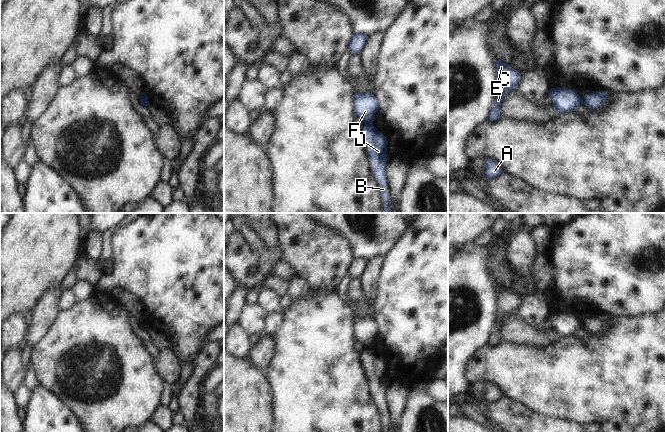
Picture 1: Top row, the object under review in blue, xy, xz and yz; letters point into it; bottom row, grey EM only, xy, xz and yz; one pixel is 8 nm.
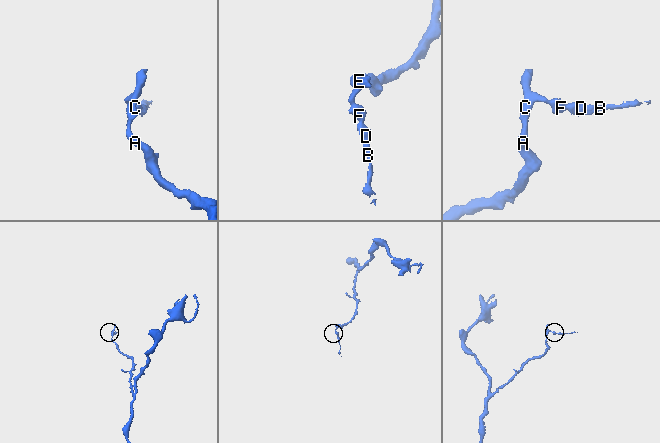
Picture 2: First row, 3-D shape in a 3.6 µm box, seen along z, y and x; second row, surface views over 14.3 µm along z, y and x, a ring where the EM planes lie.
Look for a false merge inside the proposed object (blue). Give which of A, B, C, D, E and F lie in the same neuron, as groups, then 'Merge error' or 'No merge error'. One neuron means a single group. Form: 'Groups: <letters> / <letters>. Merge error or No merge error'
Groups: A C E F / B D. Merge error

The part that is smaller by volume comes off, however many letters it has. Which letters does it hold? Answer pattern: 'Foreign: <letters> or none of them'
Foreign: B, D

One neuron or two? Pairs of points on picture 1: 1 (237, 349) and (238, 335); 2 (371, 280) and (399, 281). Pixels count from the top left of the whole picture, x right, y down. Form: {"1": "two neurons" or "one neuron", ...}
{"1": "one neuron", "2": "two neurons"}

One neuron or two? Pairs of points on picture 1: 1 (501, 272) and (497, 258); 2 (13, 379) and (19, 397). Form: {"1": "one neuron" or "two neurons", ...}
{"1": "one neuron", "2": "two neurons"}

